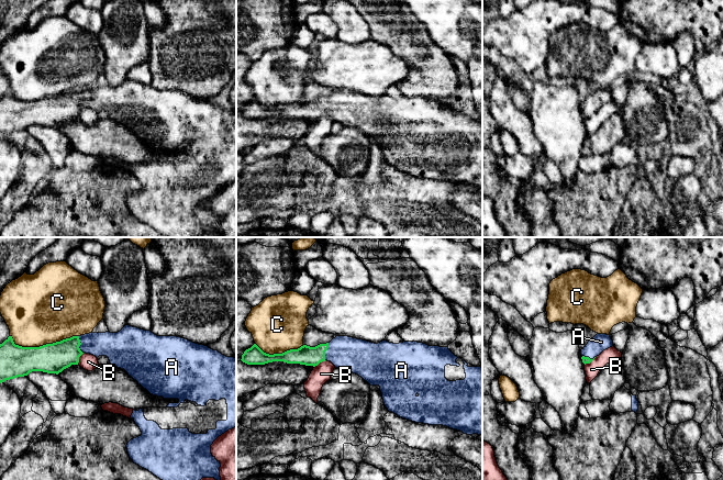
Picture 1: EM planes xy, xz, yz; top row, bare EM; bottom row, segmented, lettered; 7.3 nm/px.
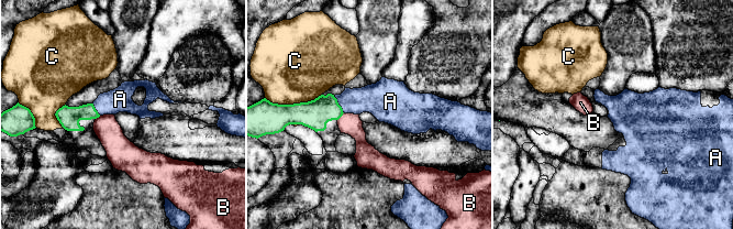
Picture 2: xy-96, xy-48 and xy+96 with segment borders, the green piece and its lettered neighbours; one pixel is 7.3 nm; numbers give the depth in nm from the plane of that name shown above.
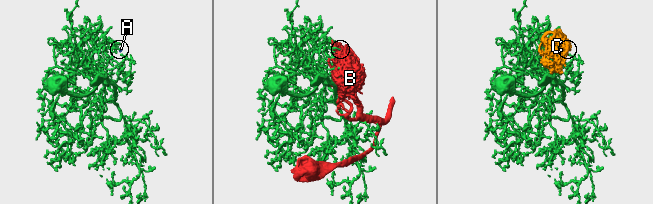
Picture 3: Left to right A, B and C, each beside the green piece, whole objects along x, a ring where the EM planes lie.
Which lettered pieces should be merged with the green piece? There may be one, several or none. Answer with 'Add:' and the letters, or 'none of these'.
Add: A

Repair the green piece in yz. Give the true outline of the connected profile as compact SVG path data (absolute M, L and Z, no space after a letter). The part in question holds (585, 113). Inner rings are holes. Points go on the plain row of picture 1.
M597 88L588 98L581 103L582 116L590 118L594 111L599 110L603 104L613 100L613 94L610 89Z

